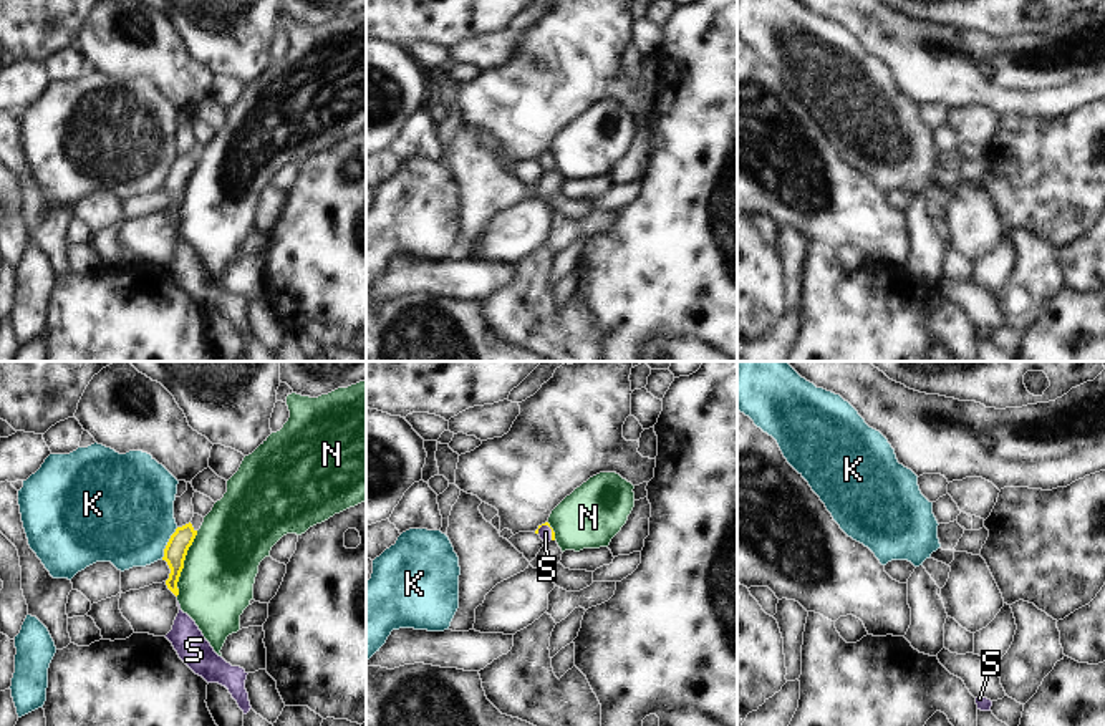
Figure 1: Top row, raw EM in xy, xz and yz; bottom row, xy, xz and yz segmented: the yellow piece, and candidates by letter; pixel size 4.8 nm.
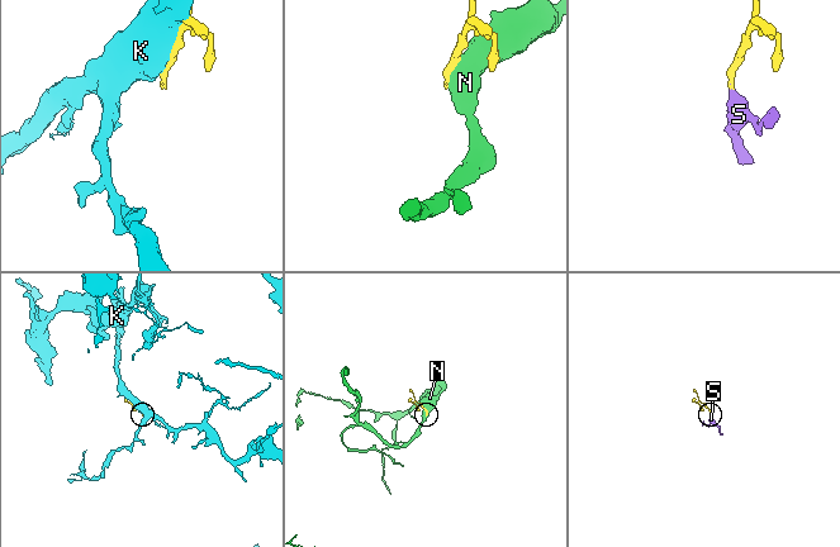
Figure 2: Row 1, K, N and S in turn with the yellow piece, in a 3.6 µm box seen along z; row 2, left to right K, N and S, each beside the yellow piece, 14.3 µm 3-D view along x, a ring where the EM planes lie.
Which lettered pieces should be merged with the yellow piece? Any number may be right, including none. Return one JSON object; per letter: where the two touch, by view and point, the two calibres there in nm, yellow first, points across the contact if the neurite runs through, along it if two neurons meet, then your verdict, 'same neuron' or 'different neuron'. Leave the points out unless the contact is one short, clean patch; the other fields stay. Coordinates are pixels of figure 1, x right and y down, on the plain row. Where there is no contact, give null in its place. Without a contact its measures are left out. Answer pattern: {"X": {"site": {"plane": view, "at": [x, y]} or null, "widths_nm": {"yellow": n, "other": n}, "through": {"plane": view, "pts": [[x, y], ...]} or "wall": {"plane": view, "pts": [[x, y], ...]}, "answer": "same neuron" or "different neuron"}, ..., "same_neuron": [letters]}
{"K": {"site": {"plane": "xy", "at": [168, 173]}, "widths_nm": {"yellow": 110, "other": 480}, "answer": "different neuron"}, "N": {"site": {"plane": "xy", "at": [183, 193]}, "widths_nm": {"yellow": 110, "other": 360}, "wall": {"plane": "xy", "pts": [[197, 159], [188, 179], [176, 224]]}, "answer": "different neuron"}, "S": {"site": {"plane": "xz", "at": [552, 159]}, "widths_nm": {"yellow": 20, "other": 60}, "through": {"plane": "xz", "pts": [[545, 151], [552, 159], [545, 161]]}, "answer": "same neuron"}, "same_neuron": ["S"]}

